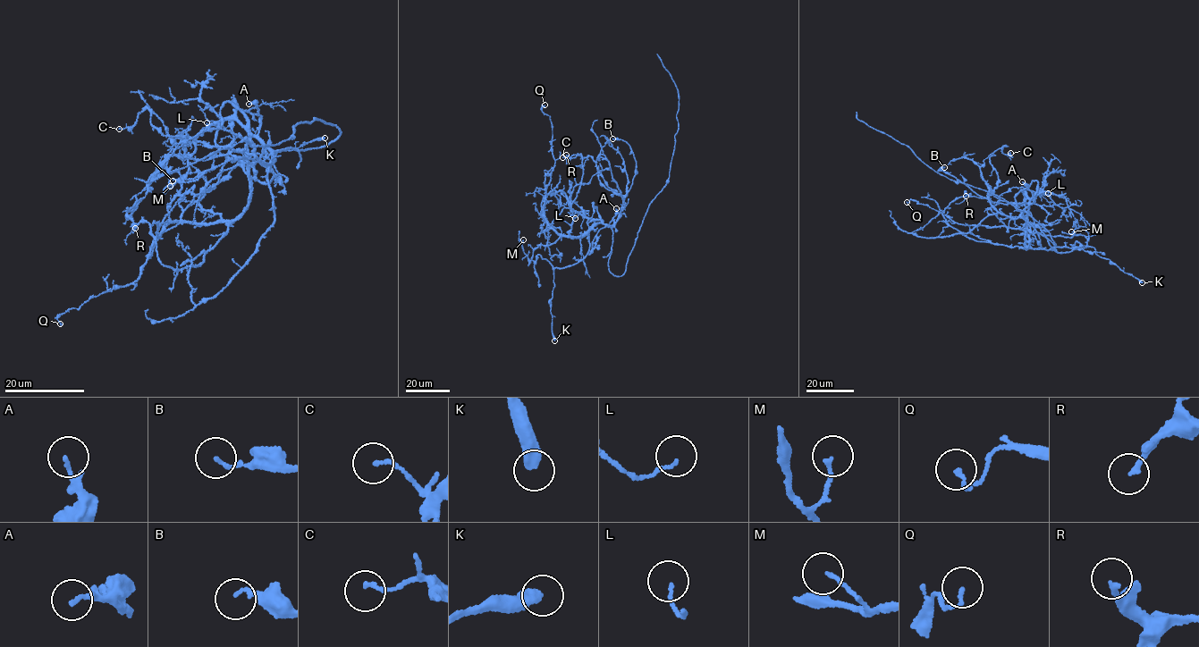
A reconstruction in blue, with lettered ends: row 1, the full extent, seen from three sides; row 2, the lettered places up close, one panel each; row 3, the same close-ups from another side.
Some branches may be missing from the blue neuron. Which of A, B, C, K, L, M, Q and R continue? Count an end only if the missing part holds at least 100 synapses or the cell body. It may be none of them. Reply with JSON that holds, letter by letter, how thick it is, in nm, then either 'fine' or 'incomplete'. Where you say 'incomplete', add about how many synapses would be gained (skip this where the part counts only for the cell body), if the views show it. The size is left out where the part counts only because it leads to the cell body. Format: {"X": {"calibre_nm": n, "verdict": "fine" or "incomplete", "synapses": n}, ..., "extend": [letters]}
{"A": {"calibre_nm": 160, "verdict": "fine"}, "B": {"calibre_nm": 120, "verdict": "fine"}, "C": {"calibre_nm": 120, "verdict": "fine"}, "K": {"calibre_nm": 440, "verdict": "fine"}, "L": {"calibre_nm": 90, "verdict": "fine"}, "M": {"calibre_nm": 130, "verdict": "fine"}, "Q": {"calibre_nm": 130, "verdict": "fine"}, "R": {"calibre_nm": 180, "verdict": "fine"}, "extend": []}

